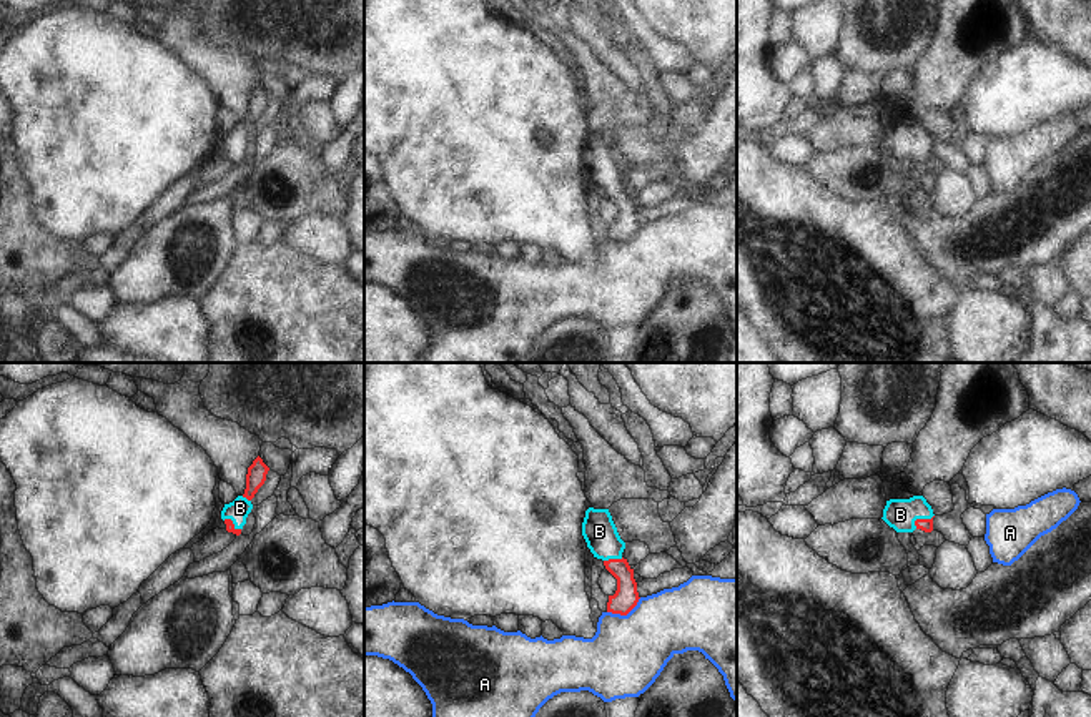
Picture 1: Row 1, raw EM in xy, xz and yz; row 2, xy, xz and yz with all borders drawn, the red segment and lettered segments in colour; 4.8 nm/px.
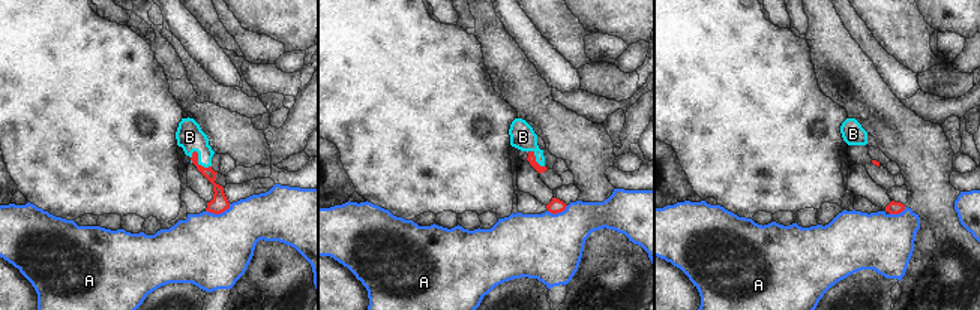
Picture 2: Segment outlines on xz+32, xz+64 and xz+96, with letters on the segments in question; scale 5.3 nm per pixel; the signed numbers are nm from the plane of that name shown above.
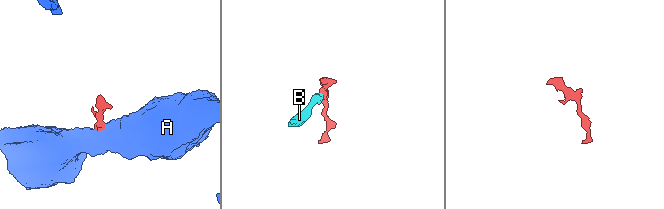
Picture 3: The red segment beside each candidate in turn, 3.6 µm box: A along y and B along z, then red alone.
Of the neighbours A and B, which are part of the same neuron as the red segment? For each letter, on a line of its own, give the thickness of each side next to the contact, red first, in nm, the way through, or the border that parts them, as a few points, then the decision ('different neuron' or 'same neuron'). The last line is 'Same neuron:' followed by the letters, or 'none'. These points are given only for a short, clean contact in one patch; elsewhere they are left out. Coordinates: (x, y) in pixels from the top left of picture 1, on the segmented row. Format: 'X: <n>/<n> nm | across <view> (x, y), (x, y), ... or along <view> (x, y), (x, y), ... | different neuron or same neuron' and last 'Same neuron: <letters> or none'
A: 120/360 nm | along xz (641, 598), (626, 614), (607, 613) | different neuron
B: 60/150 nm | across yz (925, 524), (920, 519), (900, 514) | same neuron
Same neuron: B

